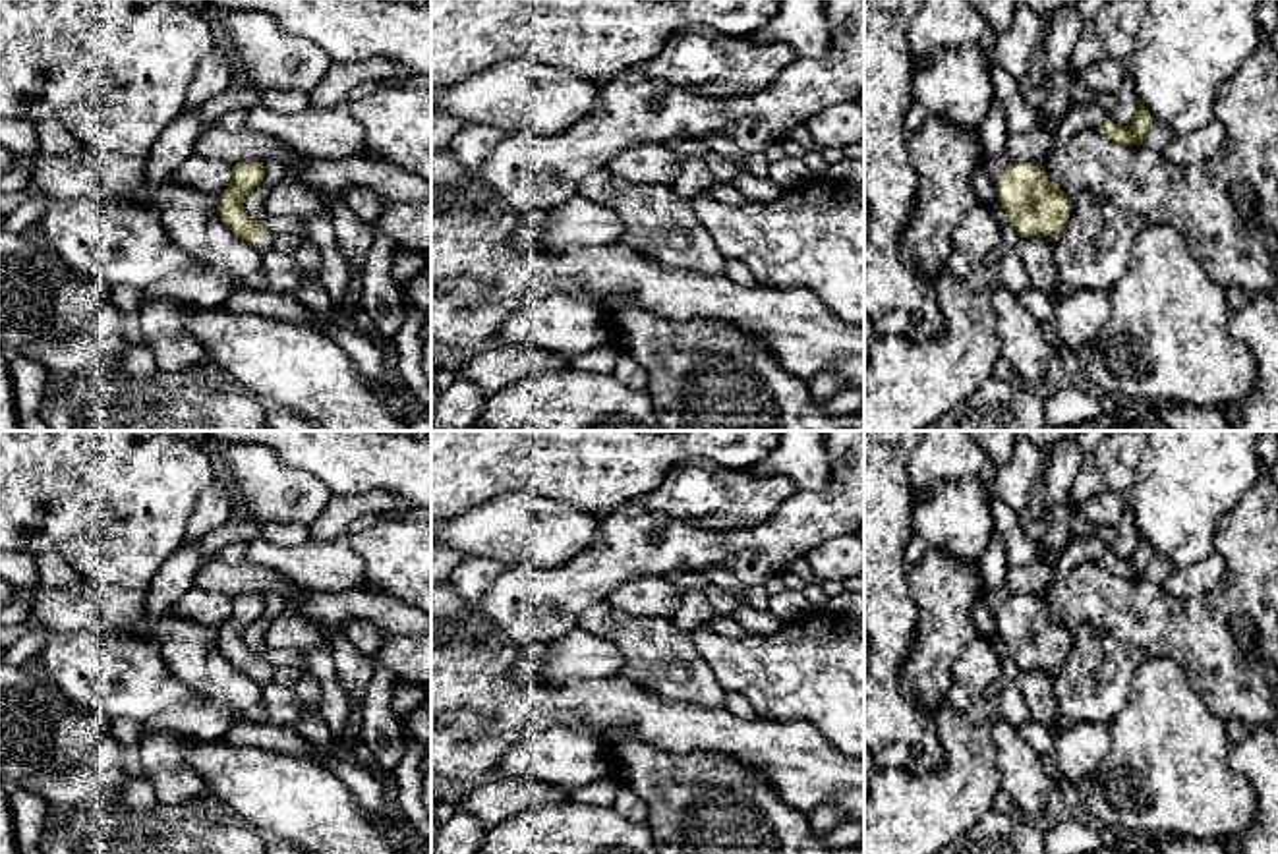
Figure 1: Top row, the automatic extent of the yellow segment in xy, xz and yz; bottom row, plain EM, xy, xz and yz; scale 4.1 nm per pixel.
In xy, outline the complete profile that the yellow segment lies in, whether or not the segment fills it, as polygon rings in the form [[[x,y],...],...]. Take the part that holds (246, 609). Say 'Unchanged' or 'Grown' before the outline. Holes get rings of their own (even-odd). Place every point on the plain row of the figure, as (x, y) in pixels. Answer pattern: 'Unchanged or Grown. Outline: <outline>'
Grown. Outline: [[[244,593],[232,599],[232,612],[228,620],[215,630],[217,645],[224,659],[236,669],[246,672],[261,688],[275,678],[275,667],[263,653],[247,647],[244,634],[246,630],[261,618],[265,611],[263,595]]]

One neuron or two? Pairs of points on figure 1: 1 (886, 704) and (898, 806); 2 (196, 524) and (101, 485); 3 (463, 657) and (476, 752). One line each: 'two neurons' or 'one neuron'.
1: two neurons
2: two neurons
3: one neuron

